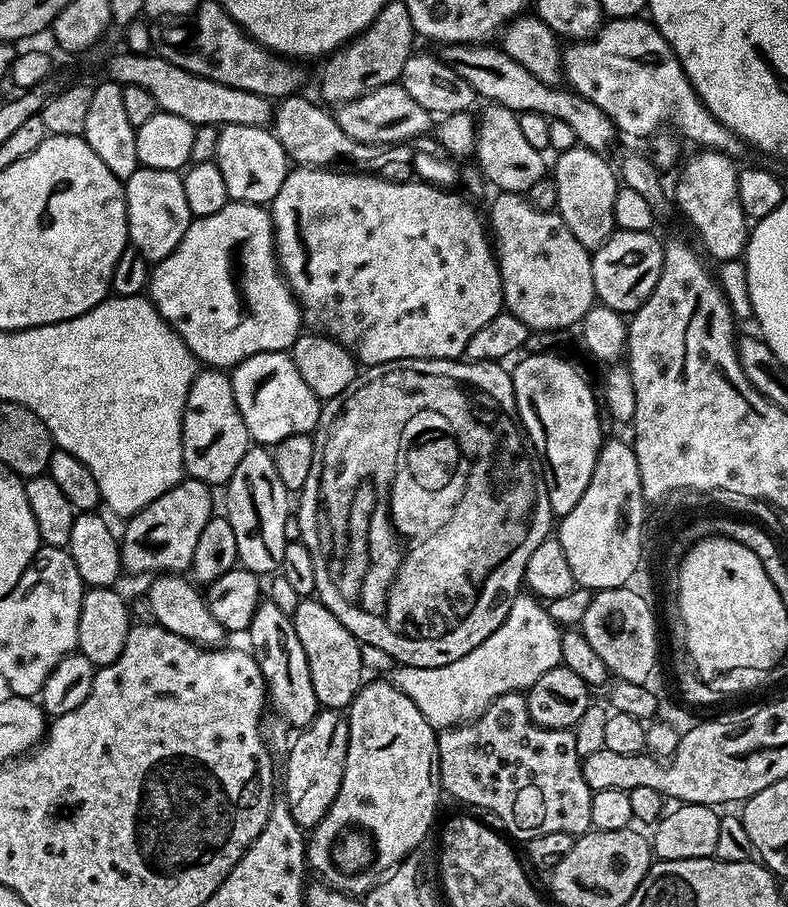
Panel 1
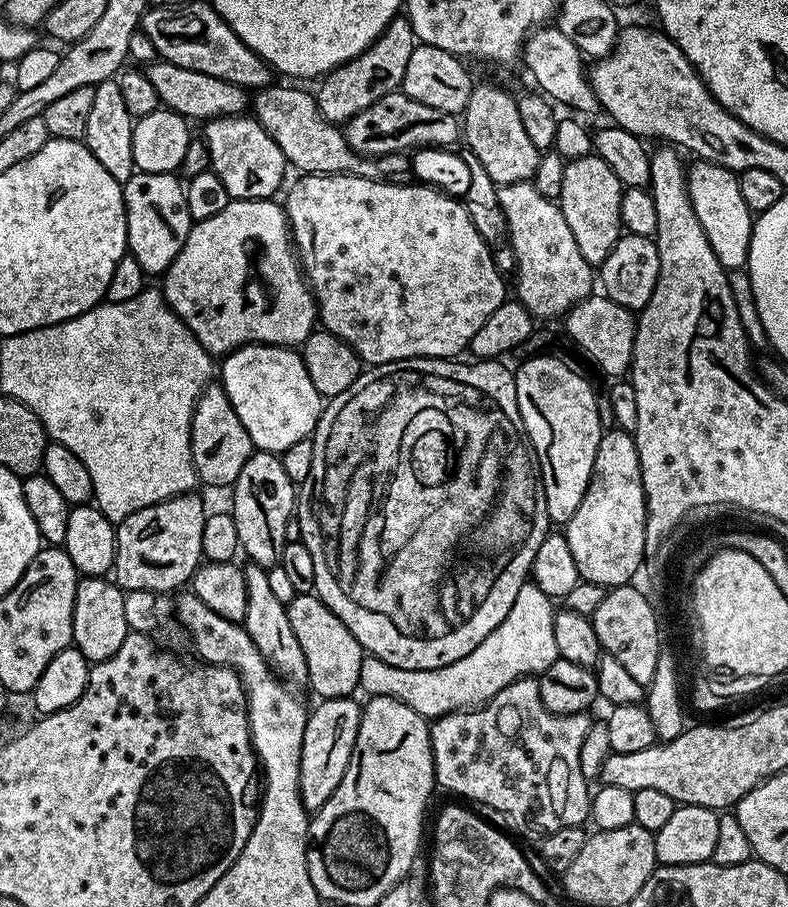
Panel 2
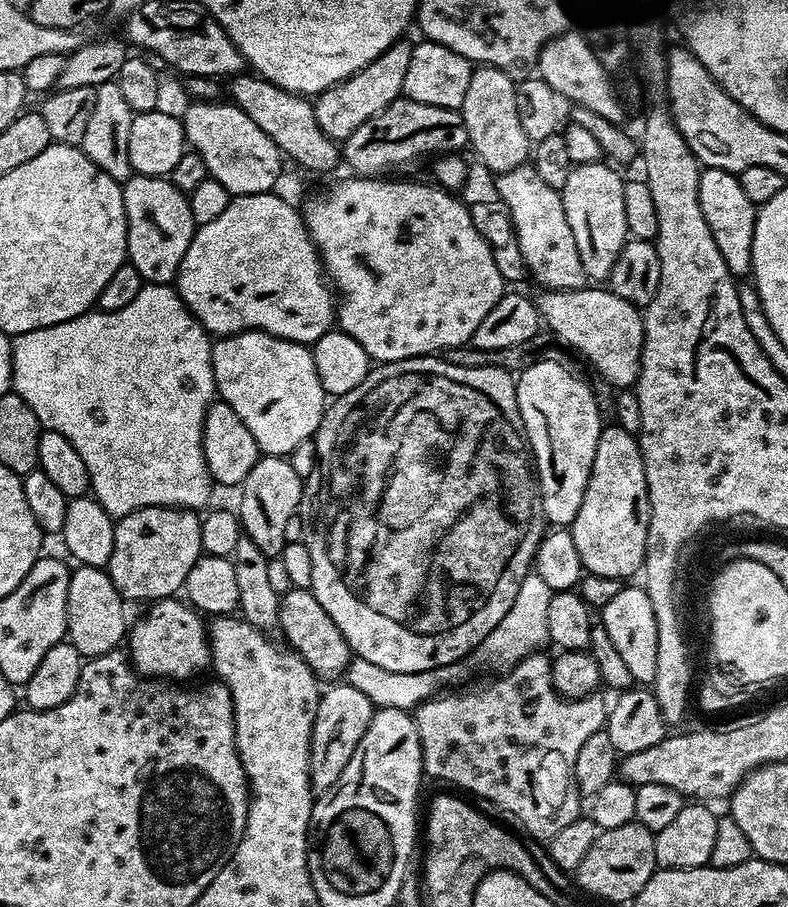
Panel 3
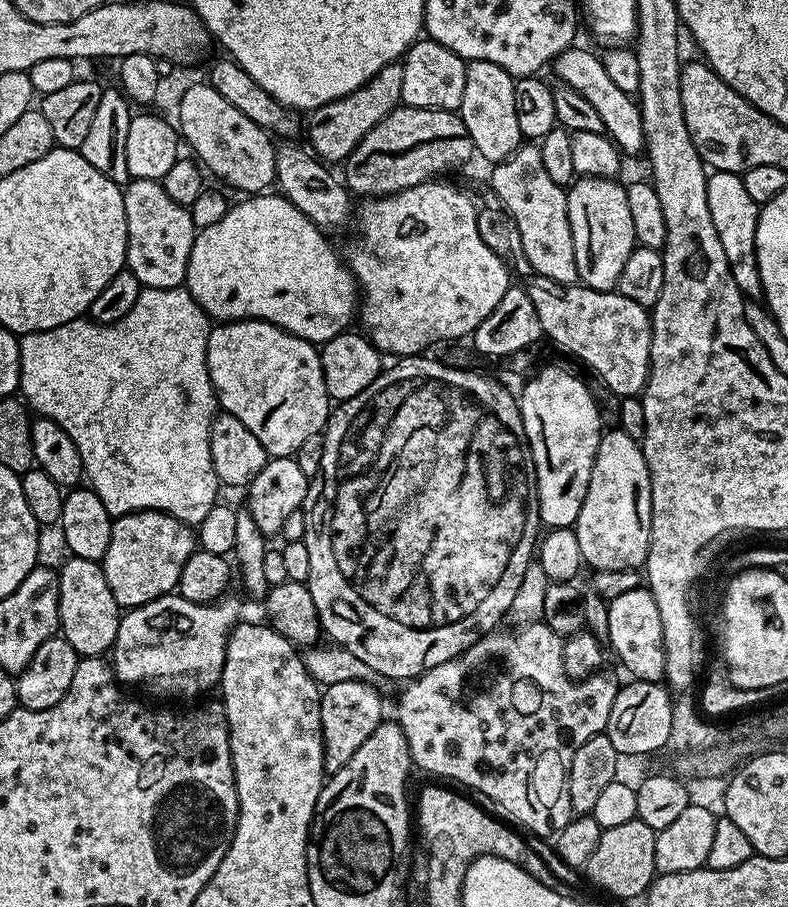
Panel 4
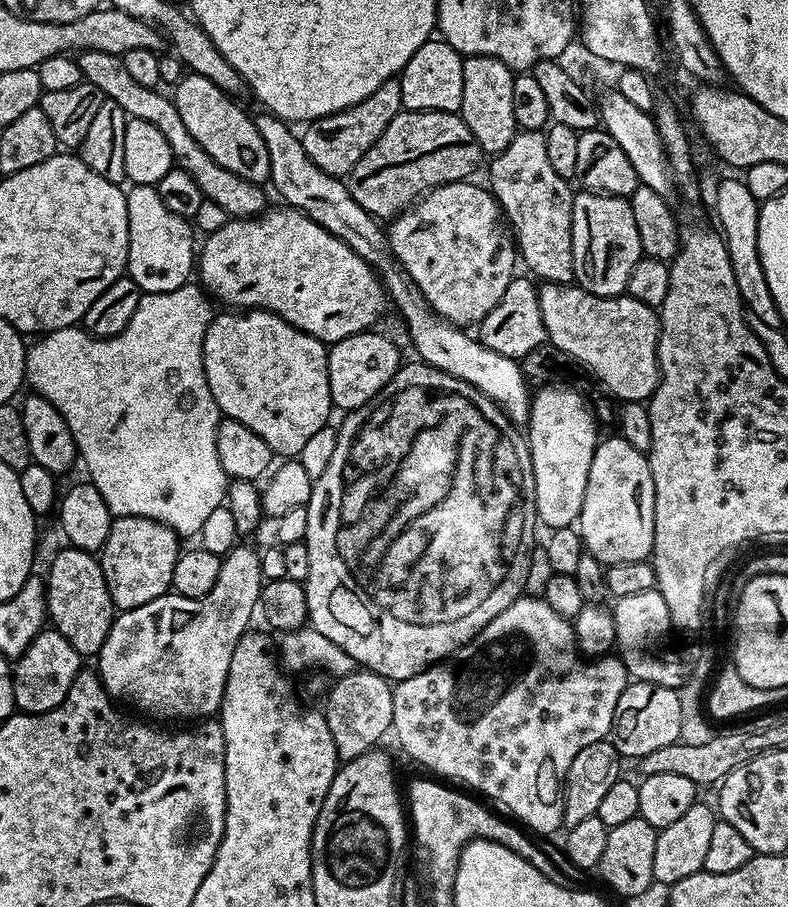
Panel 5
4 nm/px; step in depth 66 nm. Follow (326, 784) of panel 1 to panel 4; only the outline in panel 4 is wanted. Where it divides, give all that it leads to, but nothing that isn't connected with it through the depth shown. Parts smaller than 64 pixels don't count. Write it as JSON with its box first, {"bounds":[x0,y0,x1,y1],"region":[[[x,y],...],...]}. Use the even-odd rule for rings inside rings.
{"bounds":[320,680,385,773],"region":[[[351,680],[329,684],[323,689],[320,698],[322,714],[322,734],[324,735],[324,767],[329,773],[344,768],[354,754],[358,754],[358,746],[366,742],[374,734],[374,730],[385,719],[384,704],[380,701],[377,689],[365,680]]]}

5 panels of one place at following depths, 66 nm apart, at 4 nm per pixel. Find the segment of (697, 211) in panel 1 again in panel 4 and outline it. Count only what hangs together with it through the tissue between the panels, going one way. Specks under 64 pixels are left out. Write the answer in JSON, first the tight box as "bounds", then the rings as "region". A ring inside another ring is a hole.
{"bounds":[706,171,764,301],"region":[[[713,171],[708,177],[706,202],[710,202],[710,222],[714,222],[714,230],[718,230],[718,238],[730,266],[730,274],[734,274],[738,290],[749,301],[759,301],[764,295],[762,274],[758,270],[756,257],[756,231],[761,205],[756,204],[754,198],[750,198],[744,185],[744,177],[738,172]]]}

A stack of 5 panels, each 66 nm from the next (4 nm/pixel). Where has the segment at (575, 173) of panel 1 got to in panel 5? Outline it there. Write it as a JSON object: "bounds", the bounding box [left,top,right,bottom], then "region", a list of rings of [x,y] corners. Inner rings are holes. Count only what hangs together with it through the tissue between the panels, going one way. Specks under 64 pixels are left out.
{"bounds":[572,191,642,295],"region":[[[577,191],[572,197],[572,253],[577,285],[594,295],[621,295],[628,287],[634,266],[642,259],[631,203],[623,196]]]}

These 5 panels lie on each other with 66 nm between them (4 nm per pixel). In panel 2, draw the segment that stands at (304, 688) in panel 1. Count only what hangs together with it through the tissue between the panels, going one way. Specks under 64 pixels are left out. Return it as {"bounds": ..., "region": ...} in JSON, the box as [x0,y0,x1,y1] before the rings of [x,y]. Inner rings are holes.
{"bounds":[242,562,307,686],"region":[[[251,562],[245,563],[243,569],[246,578],[246,618],[242,622],[244,628],[250,634],[250,638],[254,638],[254,644],[258,646],[262,658],[266,658],[268,667],[281,680],[292,686],[296,686],[299,680],[307,681],[306,659],[303,658],[297,635],[294,634],[287,618],[287,607],[278,602],[278,597],[272,593],[268,569]]]}

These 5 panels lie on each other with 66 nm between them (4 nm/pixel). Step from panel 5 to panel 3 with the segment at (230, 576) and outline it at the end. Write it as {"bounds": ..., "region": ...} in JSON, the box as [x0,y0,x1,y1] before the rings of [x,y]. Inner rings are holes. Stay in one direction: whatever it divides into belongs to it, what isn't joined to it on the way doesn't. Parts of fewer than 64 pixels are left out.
{"bounds":[126,599,212,682],"region":[[[179,599],[157,600],[151,605],[148,616],[133,623],[126,648],[133,668],[145,678],[163,678],[168,682],[188,682],[205,667],[209,667],[212,649],[208,643],[208,629],[201,613]]]}

